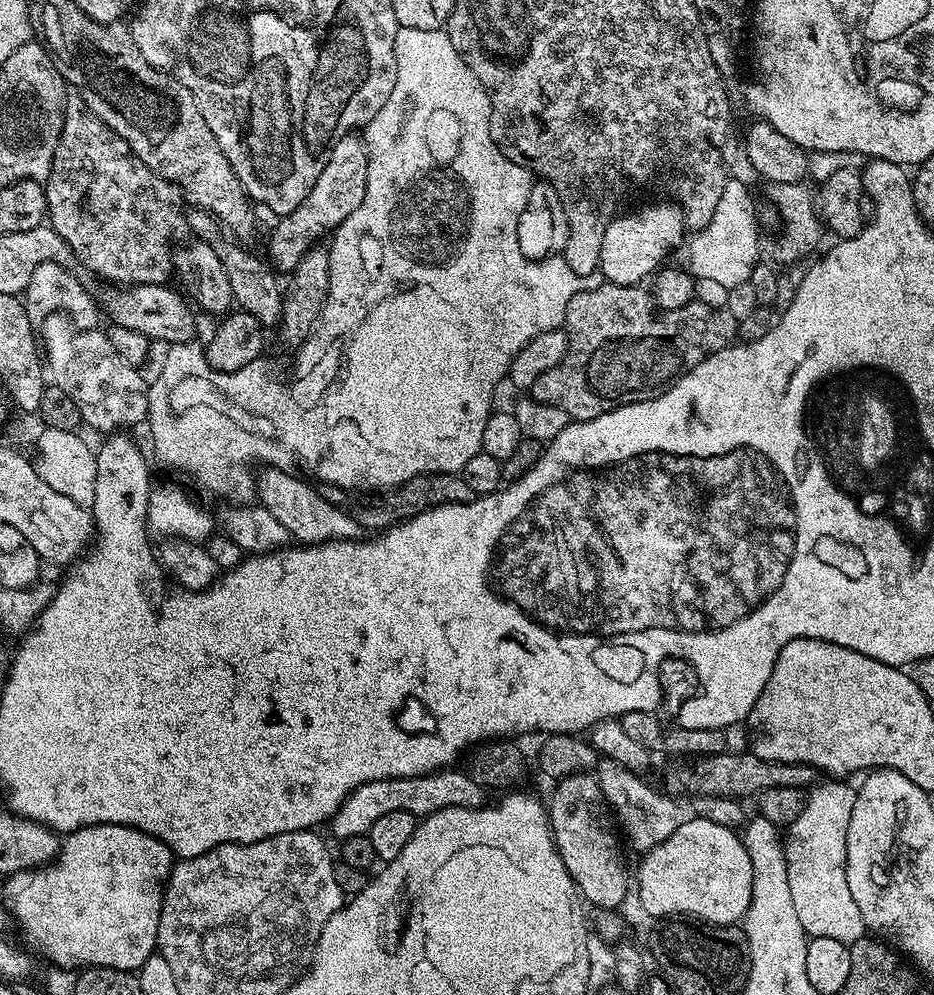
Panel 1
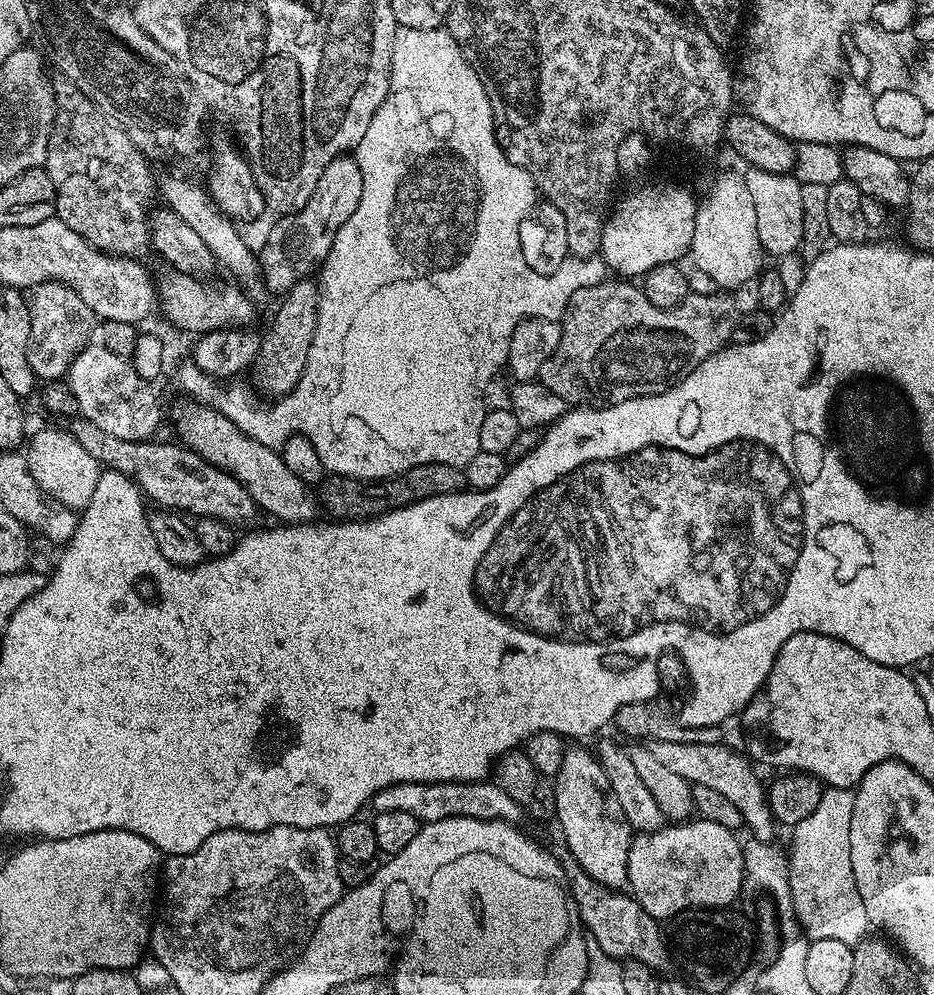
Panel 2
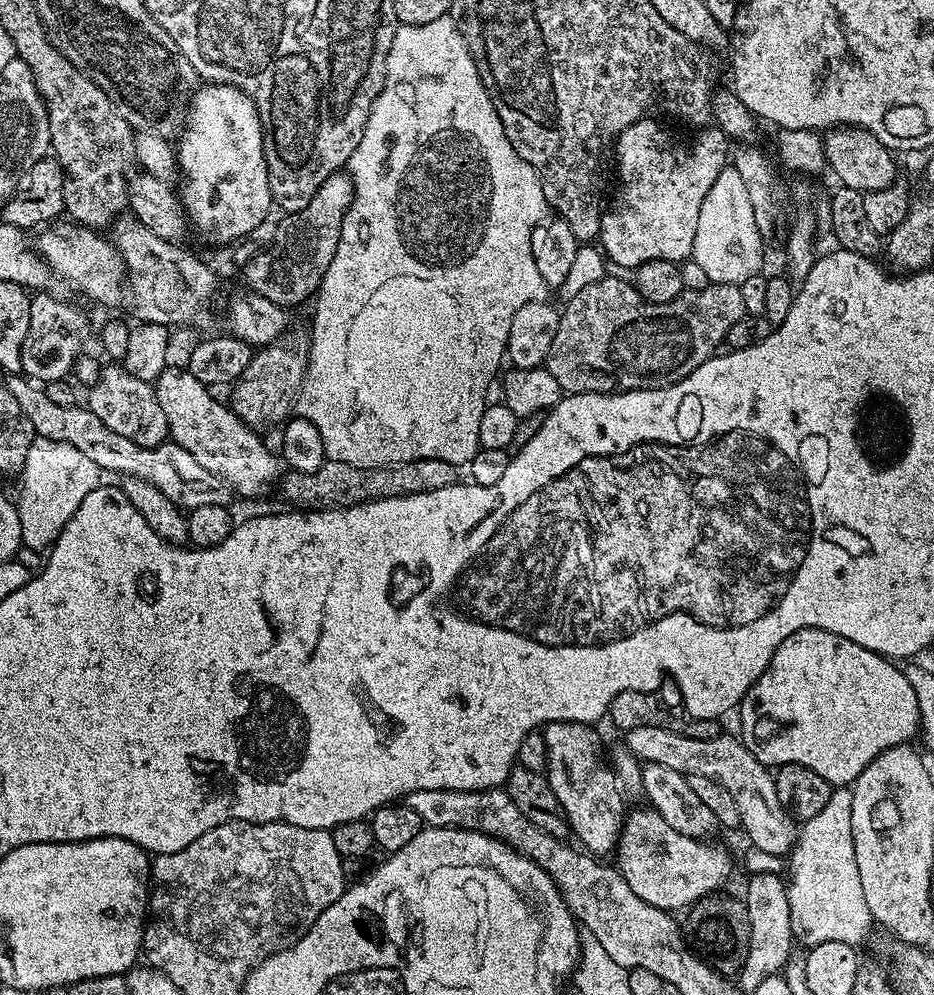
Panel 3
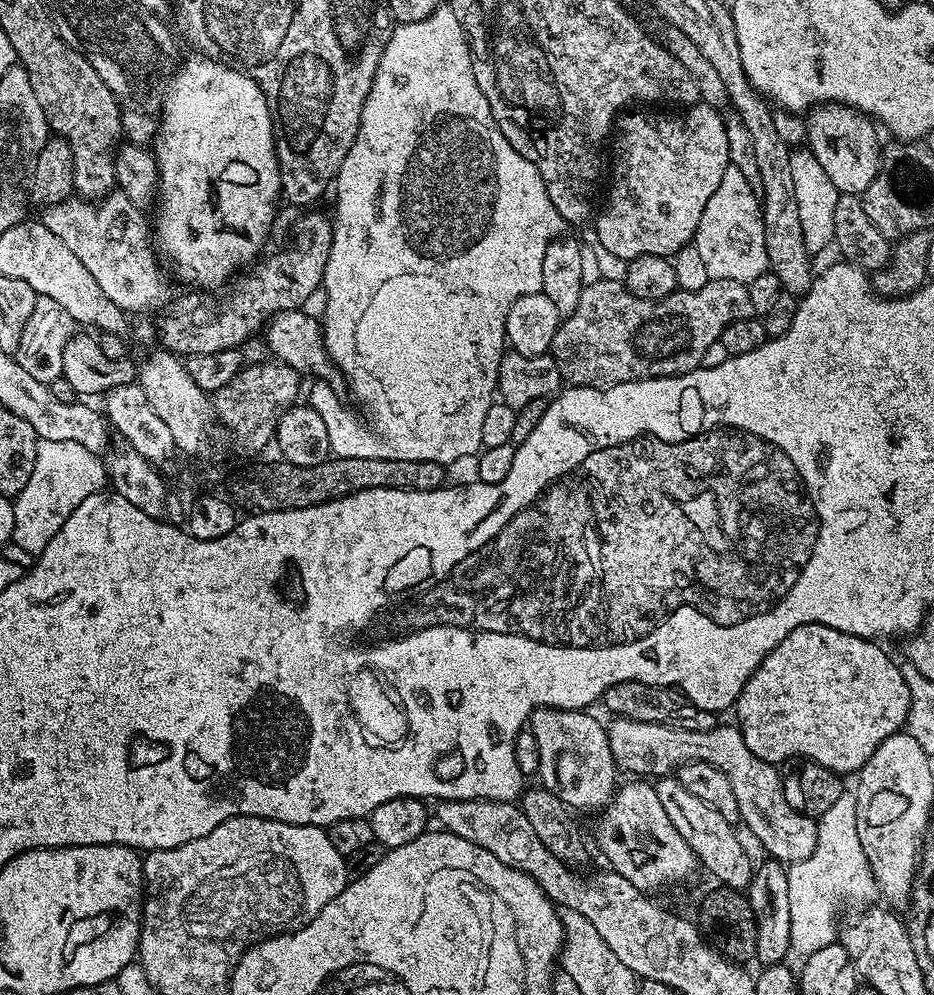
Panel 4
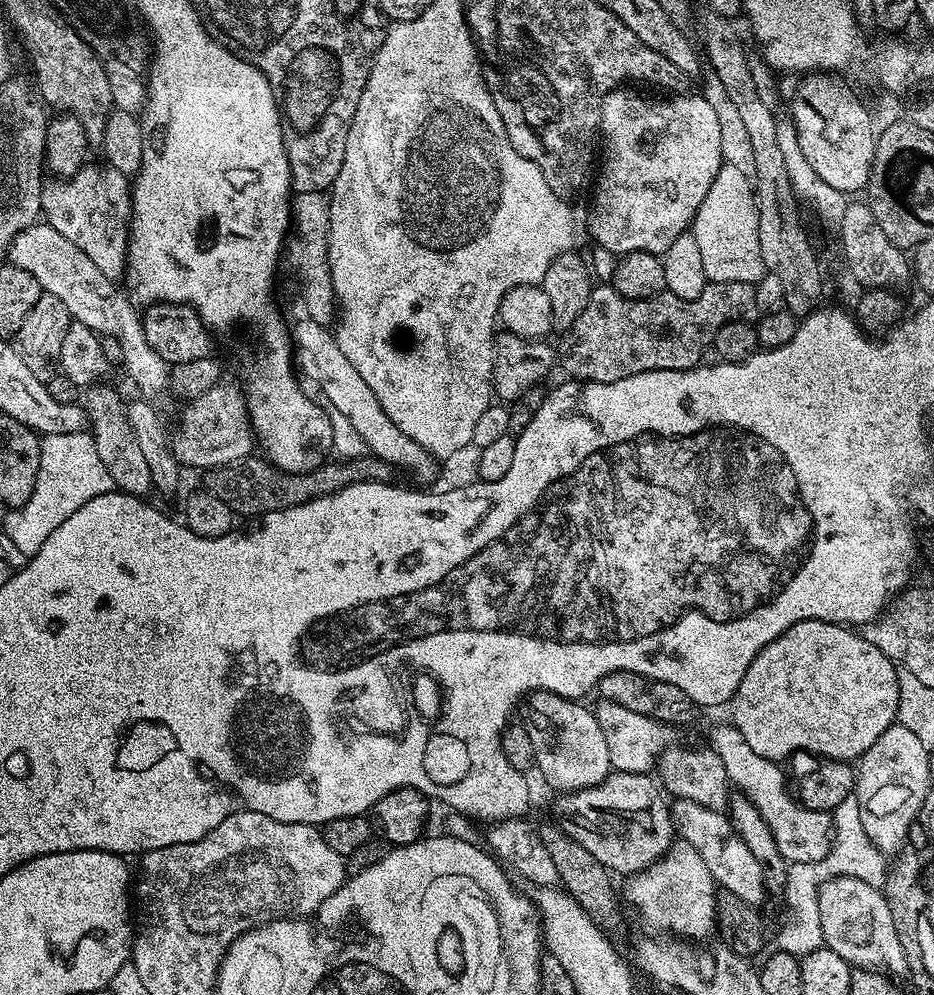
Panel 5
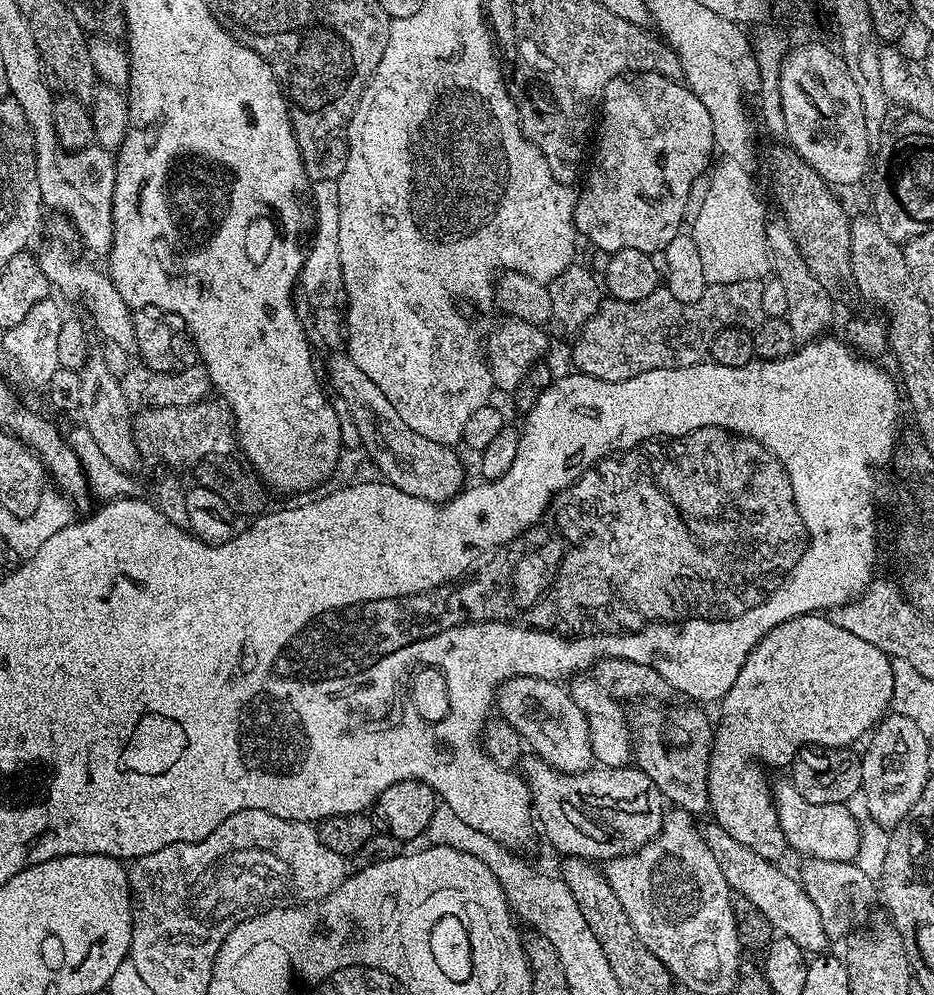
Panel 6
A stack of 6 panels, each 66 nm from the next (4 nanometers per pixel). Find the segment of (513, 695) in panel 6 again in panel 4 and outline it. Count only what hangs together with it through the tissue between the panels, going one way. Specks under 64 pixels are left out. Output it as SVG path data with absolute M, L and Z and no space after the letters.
M537 708L529 717L528 728L538 743L537 775L541 785L569 809L600 810L607 807L618 786L618 769L610 753L607 727L583 709Z

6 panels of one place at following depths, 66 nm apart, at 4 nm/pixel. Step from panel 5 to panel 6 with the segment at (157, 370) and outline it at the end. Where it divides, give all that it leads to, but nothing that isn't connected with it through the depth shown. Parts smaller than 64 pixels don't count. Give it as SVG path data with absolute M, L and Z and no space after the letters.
M48 244L41 252L38 259L42 266L42 274L46 274L49 285L56 288L64 296L72 300L81 300L86 311L92 315L96 328L101 332L101 337L118 342L118 346L131 349L136 342L134 326L132 325L133 309L129 308L127 302L118 294L107 271L95 268L92 264L83 264L75 260L60 244Z

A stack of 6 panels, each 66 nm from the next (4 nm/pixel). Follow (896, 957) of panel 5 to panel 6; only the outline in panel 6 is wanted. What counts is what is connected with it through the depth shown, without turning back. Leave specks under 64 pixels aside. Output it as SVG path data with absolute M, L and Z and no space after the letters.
M813 860L803 861L798 879L803 884L806 894L818 906L820 921L824 927L824 935L829 938L851 933L860 915L864 912L864 900L877 899L878 888L873 877L860 868L859 863L851 860Z

